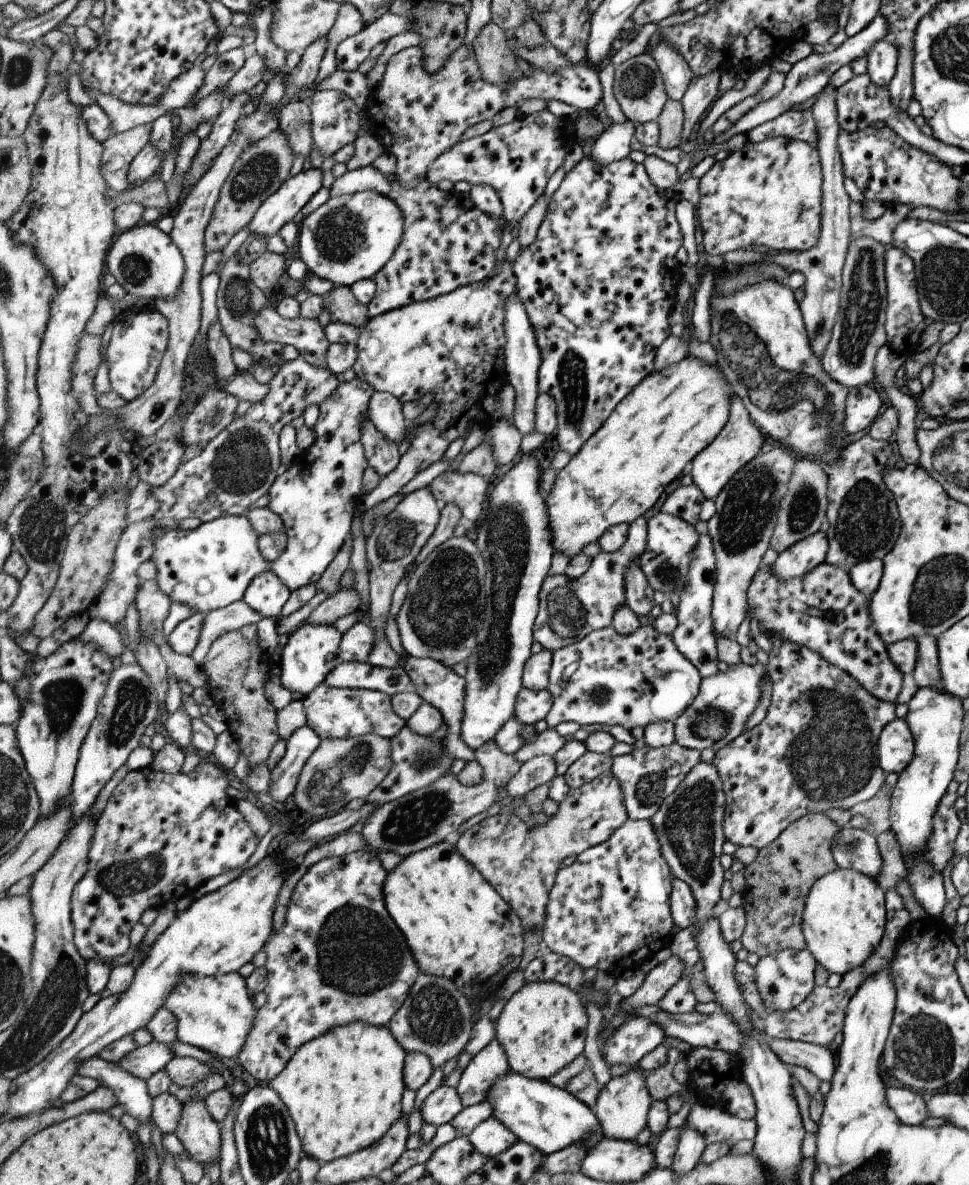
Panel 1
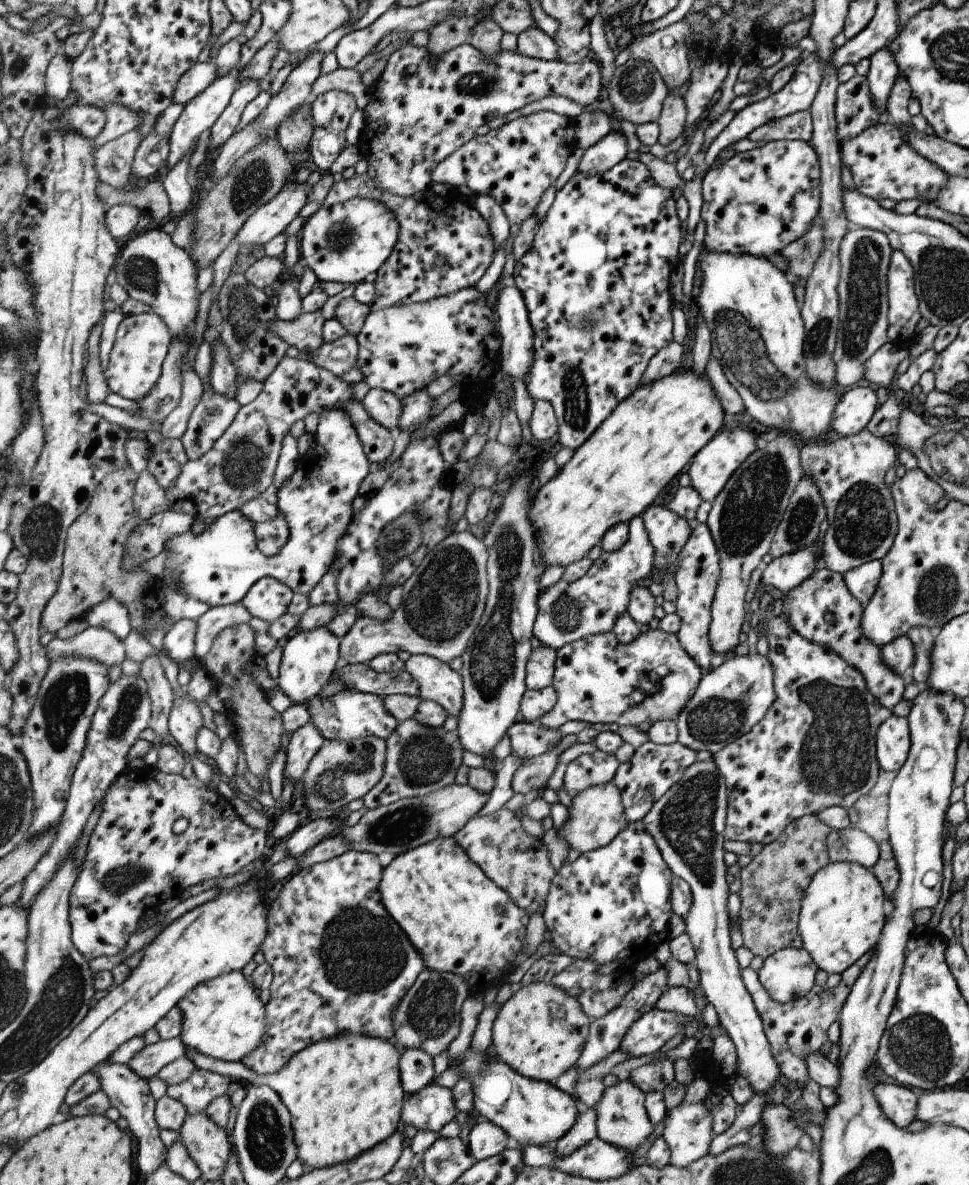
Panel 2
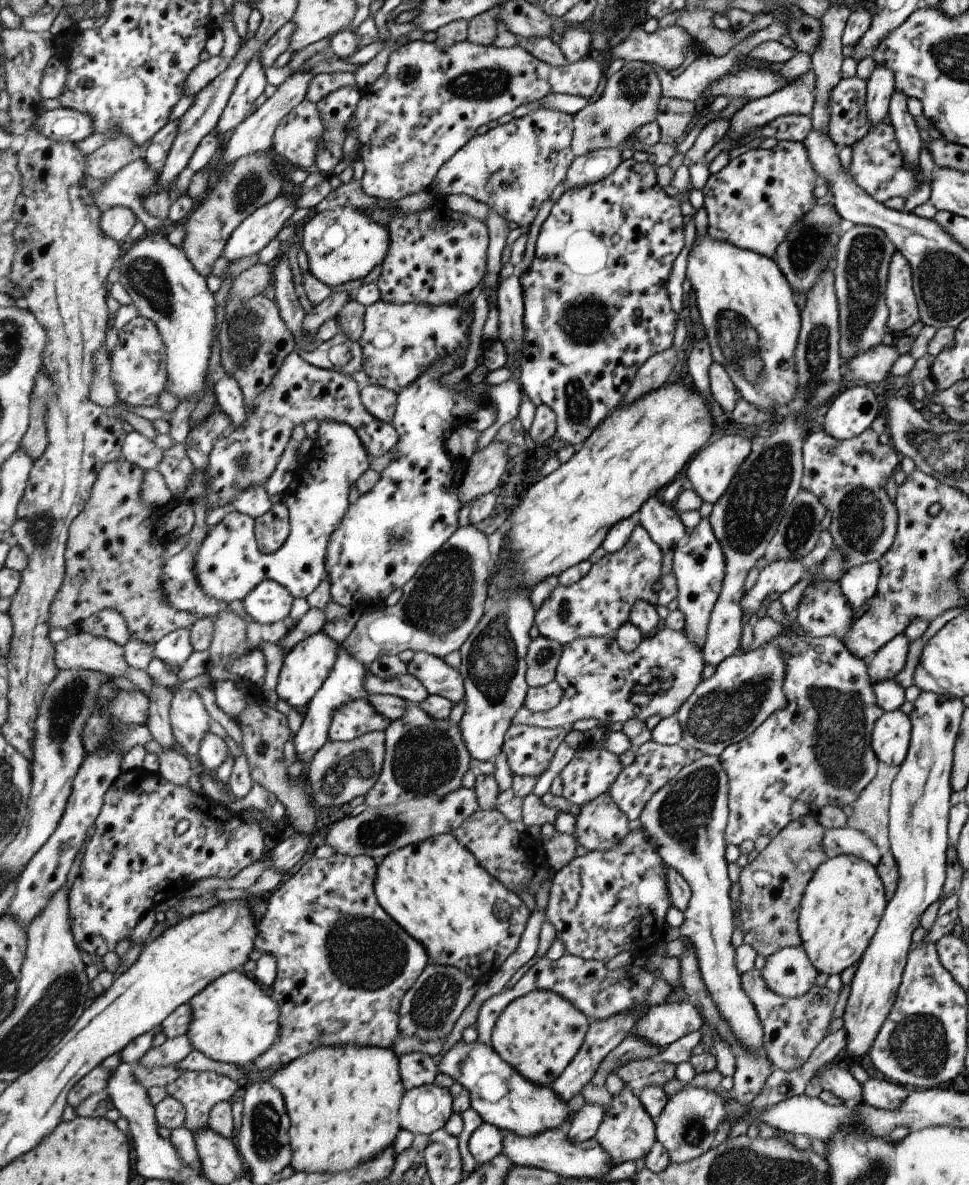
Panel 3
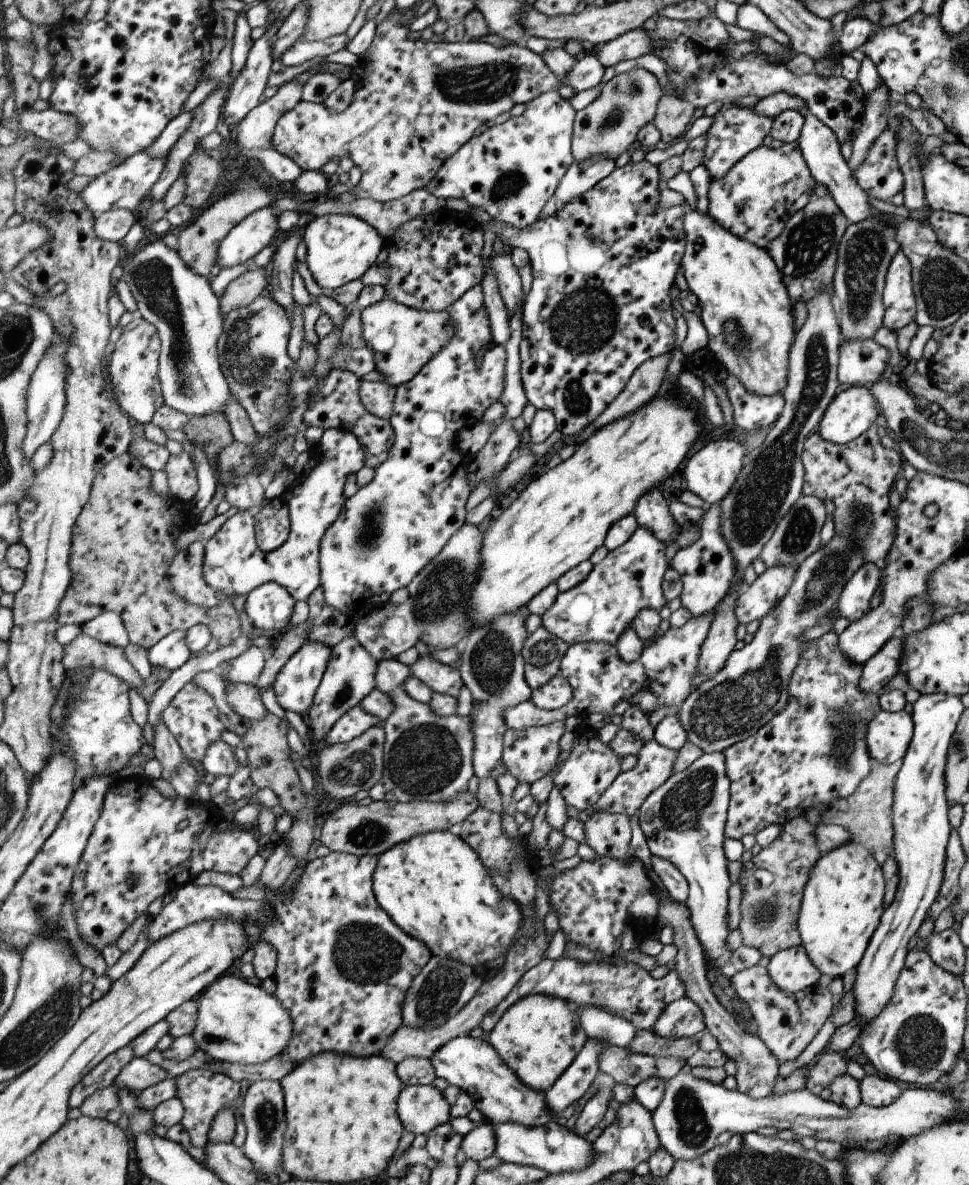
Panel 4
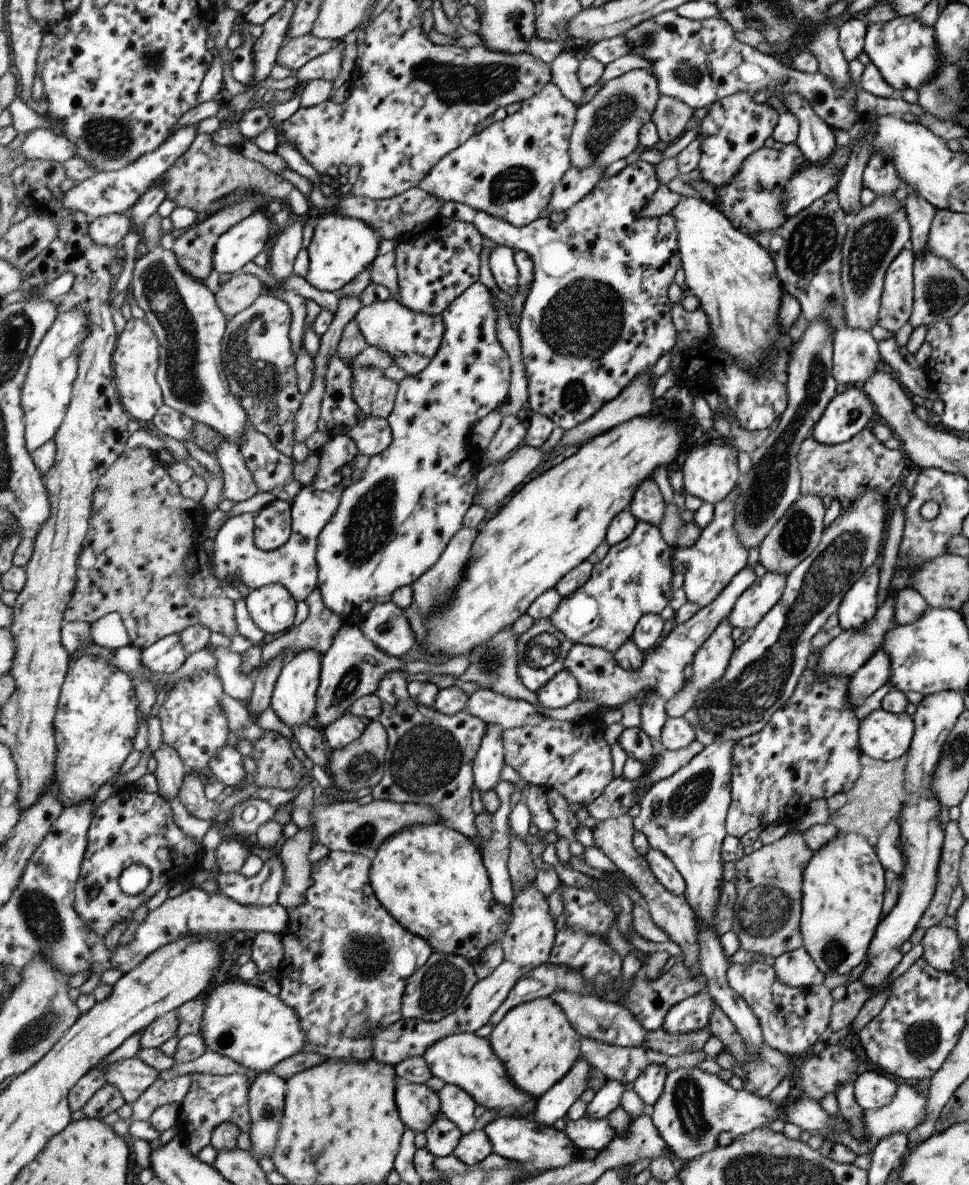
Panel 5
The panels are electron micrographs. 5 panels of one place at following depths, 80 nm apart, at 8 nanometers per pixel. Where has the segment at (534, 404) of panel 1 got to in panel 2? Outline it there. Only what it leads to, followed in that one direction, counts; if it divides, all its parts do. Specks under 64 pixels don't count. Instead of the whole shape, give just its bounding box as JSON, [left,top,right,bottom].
[496,282,535,383]

